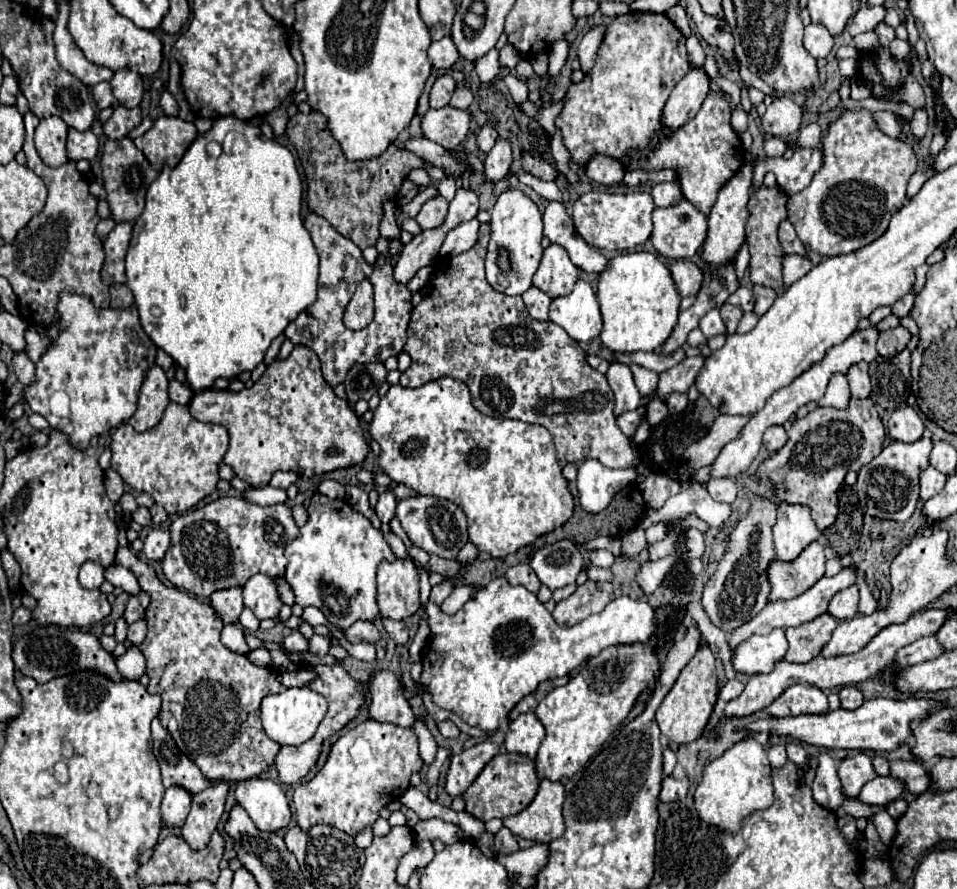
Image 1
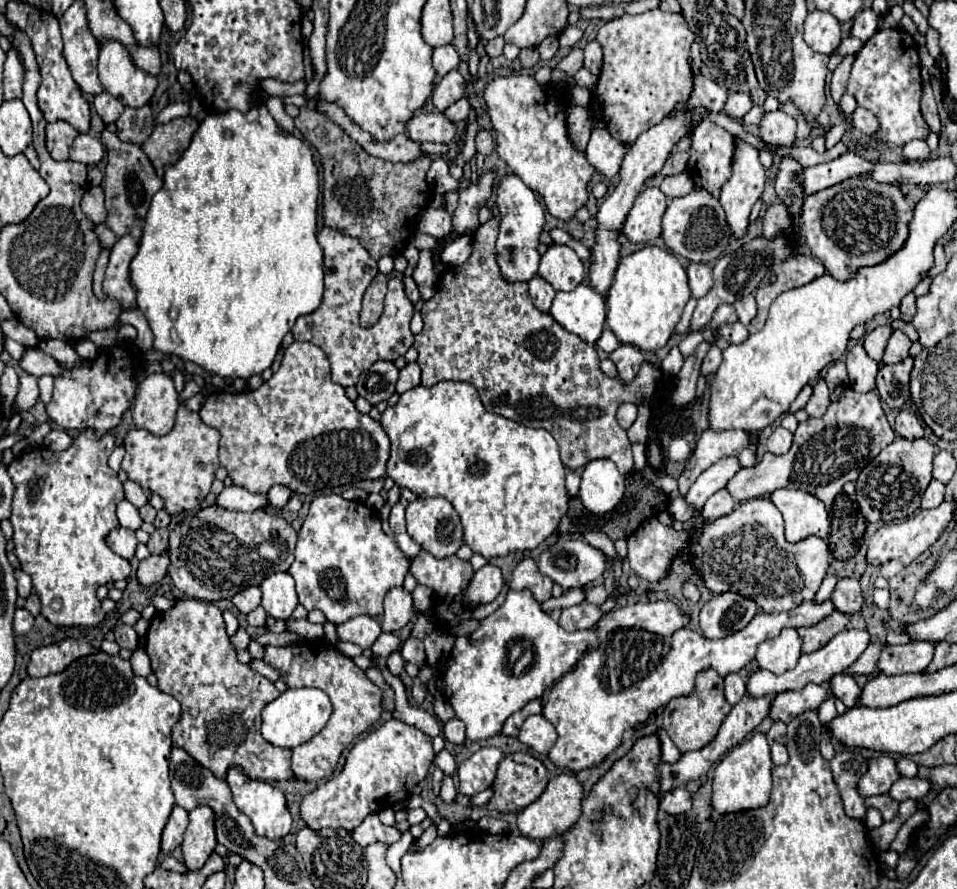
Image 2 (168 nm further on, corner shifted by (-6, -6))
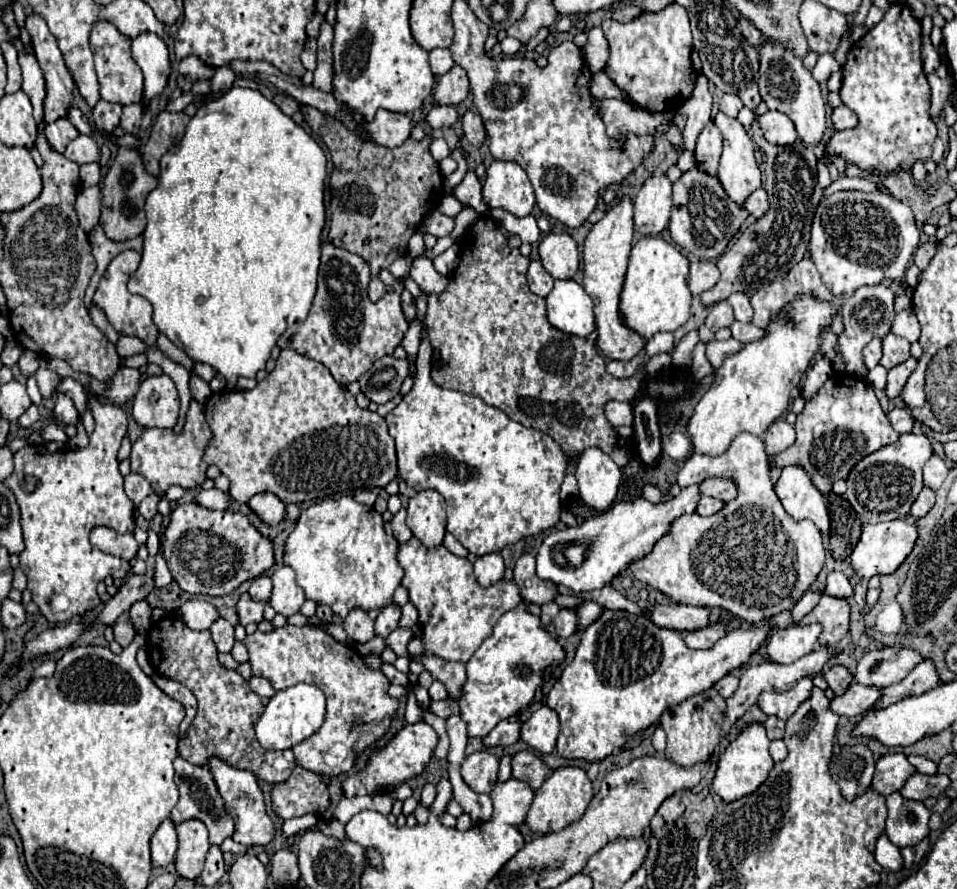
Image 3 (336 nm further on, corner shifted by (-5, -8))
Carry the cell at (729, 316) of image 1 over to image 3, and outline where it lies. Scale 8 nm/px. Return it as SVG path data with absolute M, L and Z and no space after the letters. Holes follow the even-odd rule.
M722 300L718 304L714 304L710 308L710 314L706 318L706 326L712 330L712 332L718 332L720 328L730 328L734 322L734 314L732 314L732 306Z

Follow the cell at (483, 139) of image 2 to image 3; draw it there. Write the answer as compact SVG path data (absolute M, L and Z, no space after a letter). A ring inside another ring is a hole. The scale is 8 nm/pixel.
M468 112L464 118L464 136L470 144L474 146L480 146L484 140L486 140L486 128L484 128L484 122L480 118L480 114L474 114L474 112Z

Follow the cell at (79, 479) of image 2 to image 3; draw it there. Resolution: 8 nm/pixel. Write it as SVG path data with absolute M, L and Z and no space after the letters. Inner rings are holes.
M96 398L90 400L90 406L96 428L86 448L48 452L44 444L30 444L14 454L14 472L4 480L4 486L14 492L22 514L26 548L20 554L20 568L28 578L32 600L50 622L66 622L94 610L100 604L96 586L108 576L122 580L130 570L128 560L104 554L88 542L90 530L96 526L110 526L116 532L134 530L134 504L124 494L116 462L128 418L120 406L102 404ZM52 596L66 596L70 600L68 610L54 612L50 608Z

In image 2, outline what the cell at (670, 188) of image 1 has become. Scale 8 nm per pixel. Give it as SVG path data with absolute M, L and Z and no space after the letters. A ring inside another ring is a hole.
M683 170L681 174L673 174L673 176L667 176L663 182L661 182L661 192L667 196L667 198L675 198L675 196L685 196L687 192L691 192L693 188L693 180L689 176L687 170Z

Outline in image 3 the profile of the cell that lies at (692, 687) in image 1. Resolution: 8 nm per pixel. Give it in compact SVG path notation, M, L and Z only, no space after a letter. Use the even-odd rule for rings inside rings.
M714 688L696 694L682 704L666 708L660 718L660 726L668 736L668 746L666 746L668 758L680 766L694 766L696 762L708 760L714 754L716 746L720 744L724 720L726 720L726 700Z

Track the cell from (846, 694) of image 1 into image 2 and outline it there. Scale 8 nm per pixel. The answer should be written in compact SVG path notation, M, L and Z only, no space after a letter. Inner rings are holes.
M835 674L831 678L831 692L847 706L853 708L859 700L859 692L861 688L857 686L857 682L853 680L851 674Z

